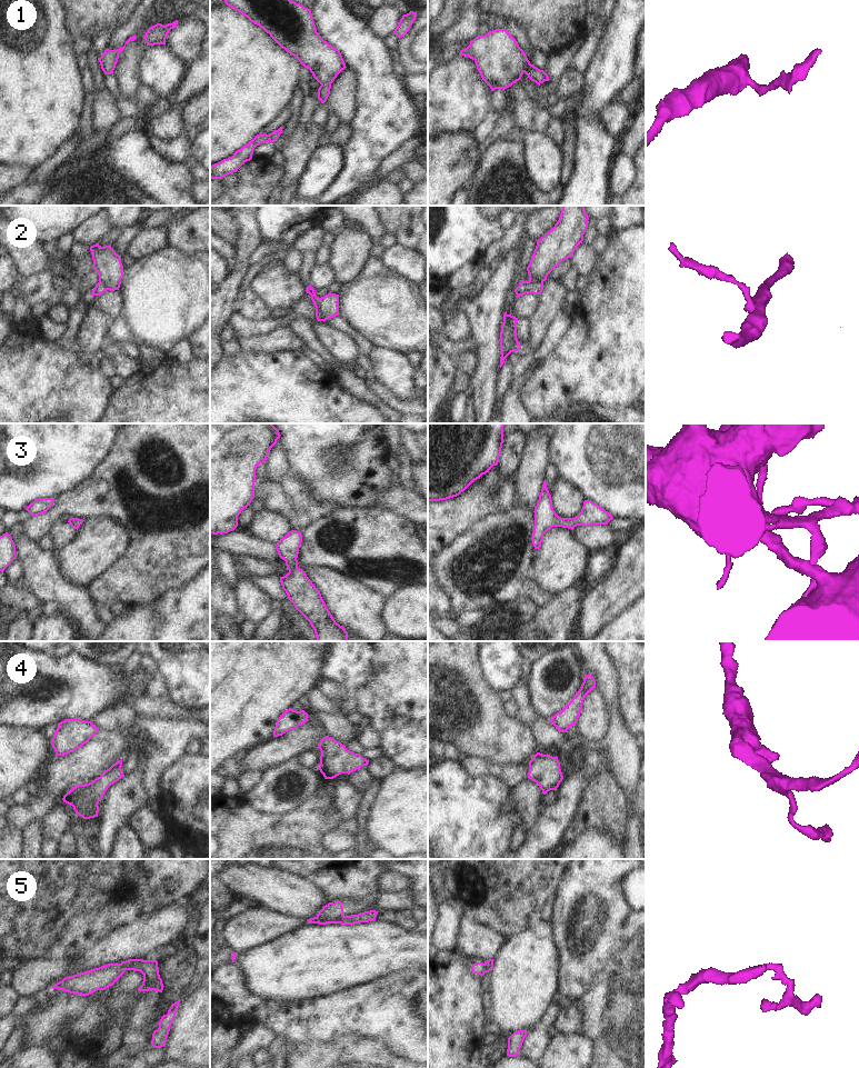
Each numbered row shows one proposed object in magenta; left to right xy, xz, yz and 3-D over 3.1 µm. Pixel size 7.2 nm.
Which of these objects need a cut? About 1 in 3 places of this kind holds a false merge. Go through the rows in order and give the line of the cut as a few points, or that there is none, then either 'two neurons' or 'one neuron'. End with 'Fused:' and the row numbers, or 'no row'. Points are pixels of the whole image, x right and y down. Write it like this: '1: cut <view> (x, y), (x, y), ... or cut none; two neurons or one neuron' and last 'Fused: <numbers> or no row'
1: cut none; one neuron
2: cut xz (319, 298), (318, 312), (322, 320); two neurons
3: cut none; one neuron
4: cut none; one neuron
5: cut xz (342, 915), (328, 922); two neurons
Fused: 2, 5

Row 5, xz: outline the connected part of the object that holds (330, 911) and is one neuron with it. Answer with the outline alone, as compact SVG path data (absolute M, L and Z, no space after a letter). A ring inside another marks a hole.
M337 900L334 904L329 902L328 905L323 906L316 917L310 918L307 921L308 924L327 925L331 920L340 918L341 916L343 916L342 902Z

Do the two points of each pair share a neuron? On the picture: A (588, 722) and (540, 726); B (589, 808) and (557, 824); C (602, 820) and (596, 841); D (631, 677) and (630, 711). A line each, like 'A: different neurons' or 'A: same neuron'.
A: different neurons
B: different neurons
C: different neurons
D: same neuron

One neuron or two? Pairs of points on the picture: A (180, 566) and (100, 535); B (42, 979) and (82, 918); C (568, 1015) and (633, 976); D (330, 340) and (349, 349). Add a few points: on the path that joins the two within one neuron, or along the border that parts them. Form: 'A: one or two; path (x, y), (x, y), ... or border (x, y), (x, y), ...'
A: two; border (117, 521), (127, 535), (128, 546), (110, 565)
B: two; border (70, 958), (28, 960)
C: two; border (575, 1004), (582, 1017), (582, 1024), (578, 1031)
D: one; path (335, 342), (345, 349)

